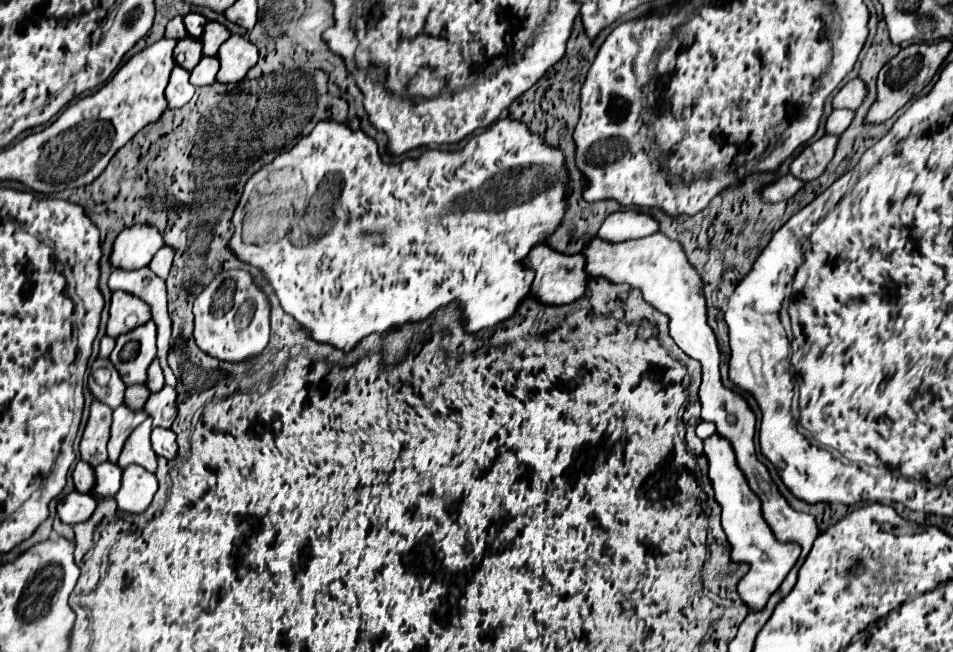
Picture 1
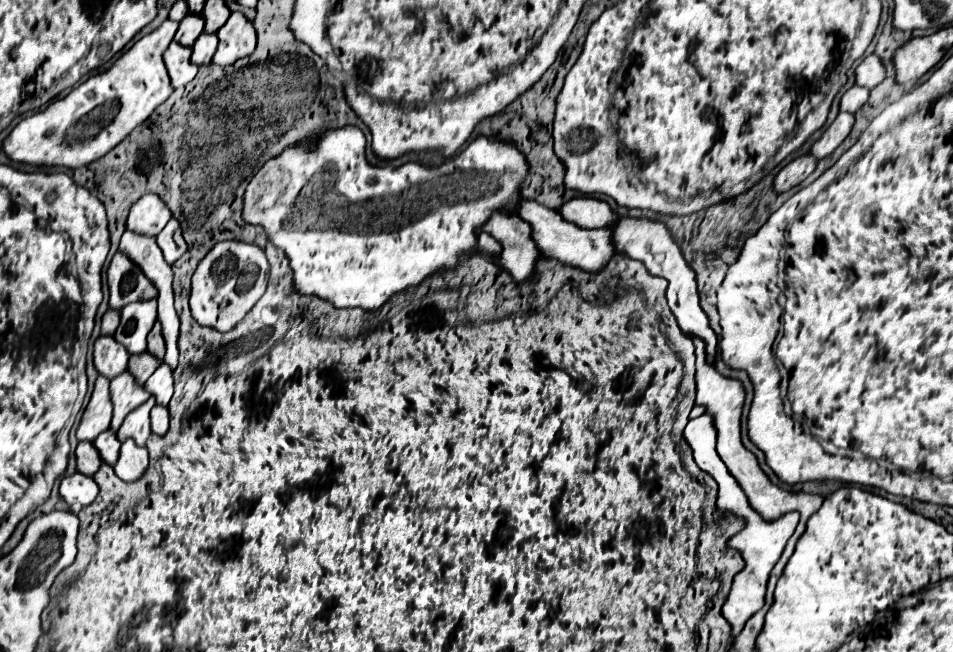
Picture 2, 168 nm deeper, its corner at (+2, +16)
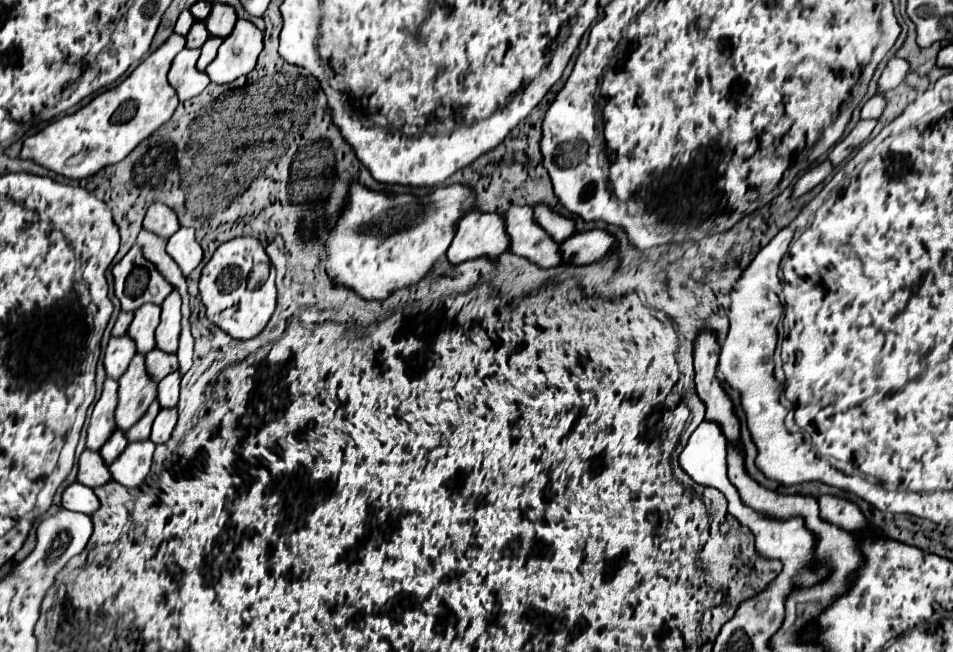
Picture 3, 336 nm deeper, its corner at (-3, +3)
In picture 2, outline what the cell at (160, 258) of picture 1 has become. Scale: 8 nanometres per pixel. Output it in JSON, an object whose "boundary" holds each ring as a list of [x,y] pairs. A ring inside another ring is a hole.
{"boundary":[[[172,218],[166,228],[156,236],[158,240],[158,248],[162,250],[164,254],[164,260],[168,264],[172,264],[176,258],[180,258],[184,252],[186,252],[186,242],[182,238],[182,230],[180,230],[180,224]]]}

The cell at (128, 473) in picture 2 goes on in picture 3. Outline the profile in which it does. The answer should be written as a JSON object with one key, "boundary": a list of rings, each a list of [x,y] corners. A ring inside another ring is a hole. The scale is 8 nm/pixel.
{"boundary":[[[135,441],[125,447],[125,451],[109,465],[113,479],[125,487],[139,487],[151,467],[151,457],[155,451],[153,441]]]}

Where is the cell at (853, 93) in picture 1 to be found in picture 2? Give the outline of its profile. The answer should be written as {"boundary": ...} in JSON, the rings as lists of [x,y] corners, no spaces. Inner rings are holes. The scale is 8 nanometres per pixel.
{"boundary":[[[876,54],[864,58],[856,68],[856,84],[864,88],[874,88],[884,80],[884,66]]]}

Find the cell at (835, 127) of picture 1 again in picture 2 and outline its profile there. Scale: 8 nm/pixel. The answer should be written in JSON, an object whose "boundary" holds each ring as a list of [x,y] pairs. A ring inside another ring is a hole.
{"boundary":[[[852,86],[848,92],[844,92],[842,100],[840,100],[840,112],[850,112],[854,114],[864,100],[868,100],[868,88],[860,88],[860,86]]]}

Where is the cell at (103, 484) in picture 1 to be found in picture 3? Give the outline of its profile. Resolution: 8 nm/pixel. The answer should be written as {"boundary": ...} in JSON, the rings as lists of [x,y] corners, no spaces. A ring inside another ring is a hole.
{"boundary":[[[115,429],[115,433],[107,439],[107,443],[101,447],[101,457],[105,459],[105,463],[107,465],[111,465],[119,455],[121,455],[121,451],[127,447],[127,437],[125,437],[125,433],[121,431],[121,429]]]}

